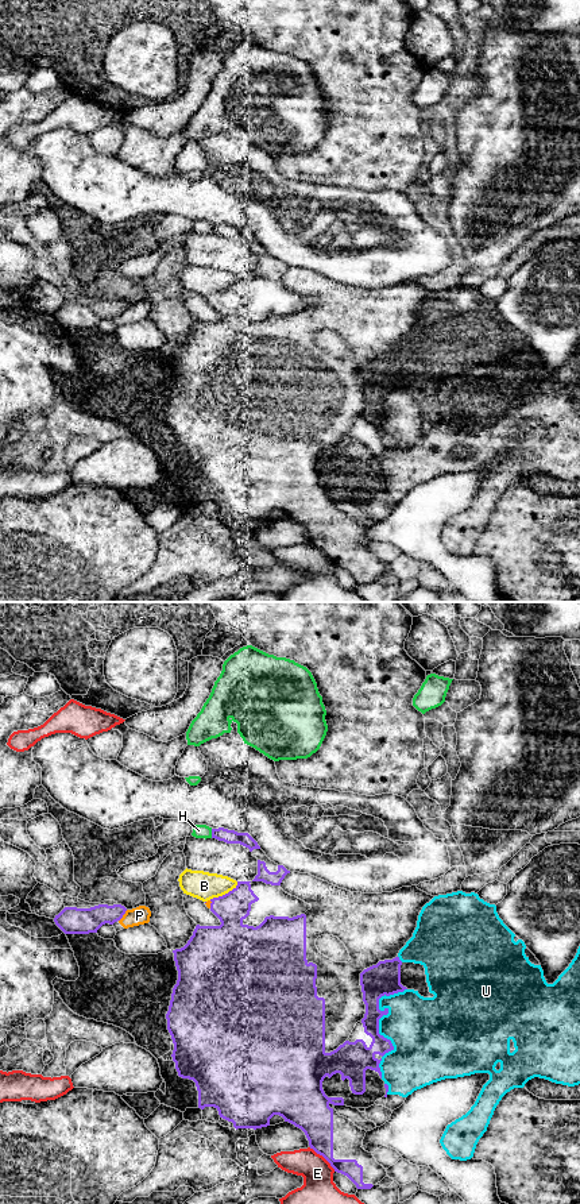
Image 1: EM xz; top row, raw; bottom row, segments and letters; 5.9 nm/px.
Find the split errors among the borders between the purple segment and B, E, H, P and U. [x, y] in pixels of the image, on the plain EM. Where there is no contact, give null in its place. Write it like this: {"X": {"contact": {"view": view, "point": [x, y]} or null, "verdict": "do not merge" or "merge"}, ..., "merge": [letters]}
{"B": {"contact": {"view": "xz", "point": [225, 289]}, "verdict": "do not merge"}, "E": {"contact": {"view": "xz", "point": [323, 551]}, "verdict": "do not merge"}, "H": {"contact": {"view": "xz", "point": [212, 228]}, "verdict": "do not merge"}, "P": {"contact": {"view": "xz", "point": [123, 309]}, "verdict": "do not merge"}, "U": {"contact": {"view": "xz", "point": [378, 419]}, "verdict": "do not merge"}, "merge": []}

